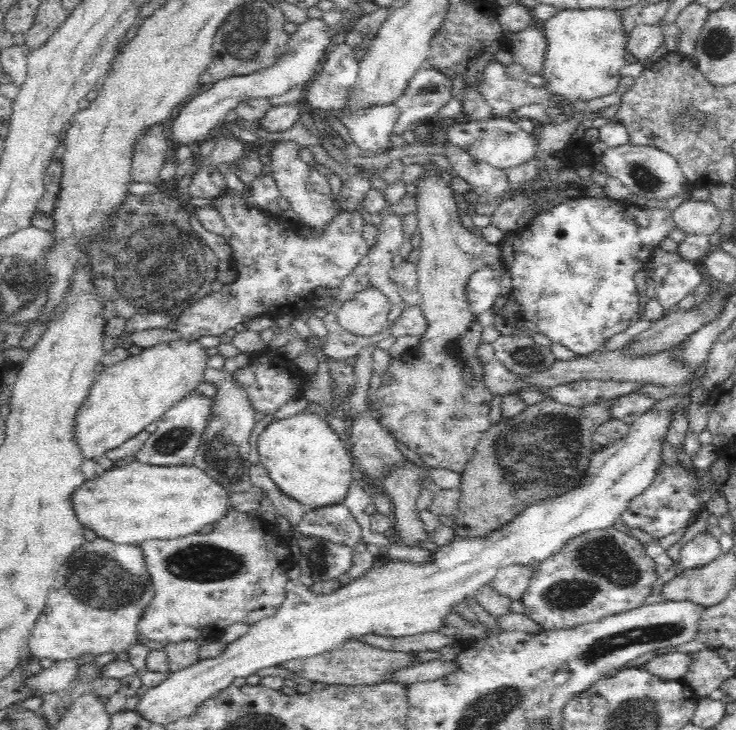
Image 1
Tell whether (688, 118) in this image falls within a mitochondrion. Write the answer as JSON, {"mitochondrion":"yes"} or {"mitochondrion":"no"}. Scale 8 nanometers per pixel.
{"mitochondrion":"yes"}

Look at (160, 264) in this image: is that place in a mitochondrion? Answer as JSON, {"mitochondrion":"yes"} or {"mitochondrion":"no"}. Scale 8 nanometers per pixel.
{"mitochondrion":"yes"}

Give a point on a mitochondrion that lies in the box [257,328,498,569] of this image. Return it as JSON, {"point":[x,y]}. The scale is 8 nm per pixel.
{"point":[455,350]}

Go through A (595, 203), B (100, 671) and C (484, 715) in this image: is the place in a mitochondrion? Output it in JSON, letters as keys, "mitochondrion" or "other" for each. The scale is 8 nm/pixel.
{"A":"other","B":"other","C":"mitochondrion"}

